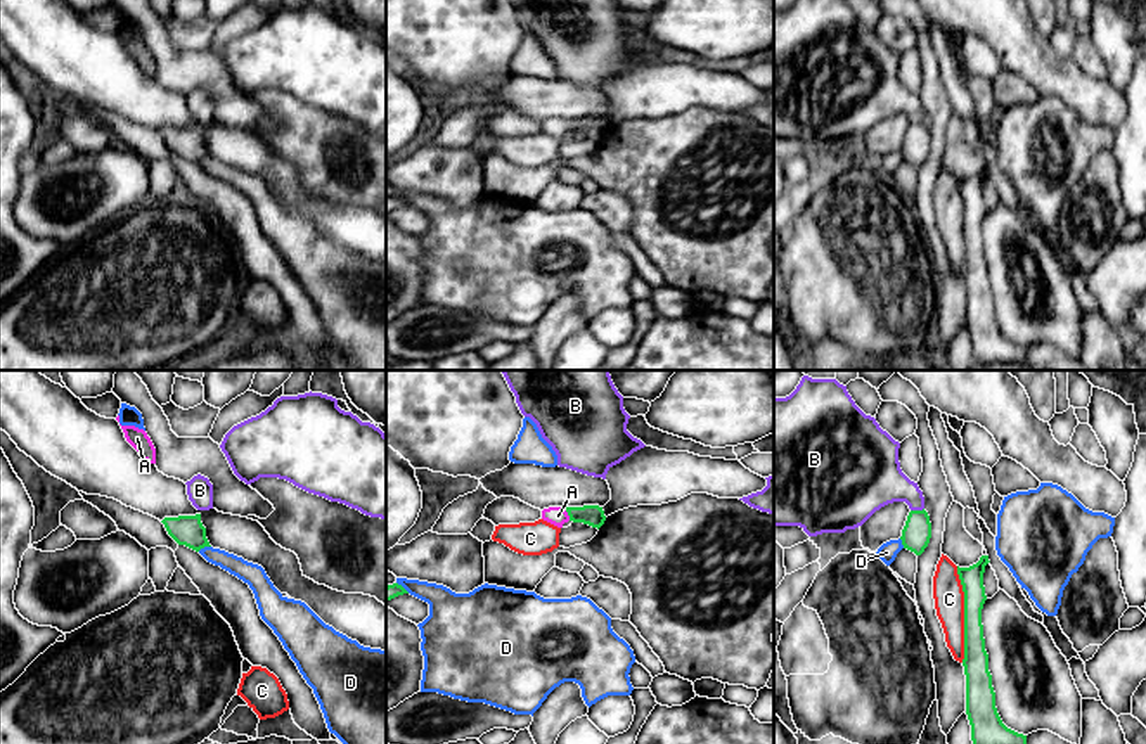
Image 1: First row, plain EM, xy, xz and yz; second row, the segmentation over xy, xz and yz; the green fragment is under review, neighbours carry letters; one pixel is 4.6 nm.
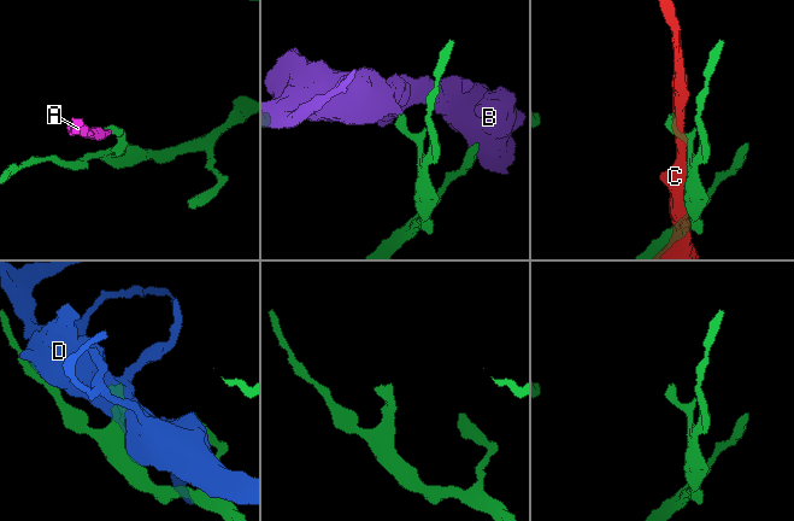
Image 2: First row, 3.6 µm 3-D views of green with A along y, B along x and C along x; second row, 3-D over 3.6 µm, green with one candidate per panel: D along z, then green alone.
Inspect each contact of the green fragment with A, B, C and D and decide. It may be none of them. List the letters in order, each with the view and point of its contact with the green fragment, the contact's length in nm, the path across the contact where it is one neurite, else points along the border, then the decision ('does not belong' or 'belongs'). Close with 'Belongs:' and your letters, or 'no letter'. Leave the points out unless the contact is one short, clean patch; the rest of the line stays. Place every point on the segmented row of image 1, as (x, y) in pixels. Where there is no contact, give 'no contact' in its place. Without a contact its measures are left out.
A: contact xz (568, 514); length 60 nm; way xz (594, 516), (568, 514), (558, 516); belongs
B: contact yz (916, 511); length 70 nm; does not belong
C: contact yz (965, 615); length 440 nm; does not belong
D: contact xy (203, 547); length 70 nm; does not belong
Belongs: A

